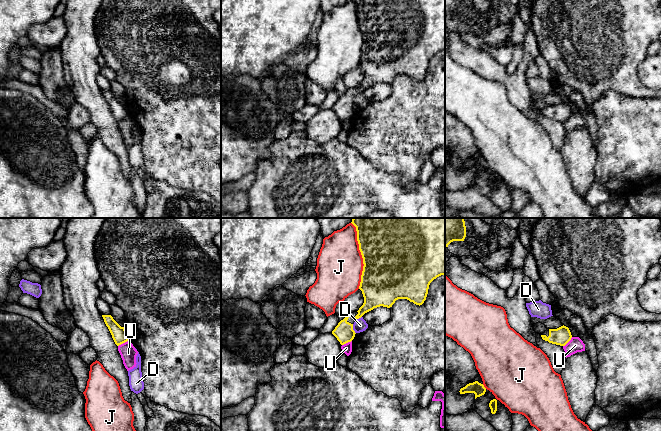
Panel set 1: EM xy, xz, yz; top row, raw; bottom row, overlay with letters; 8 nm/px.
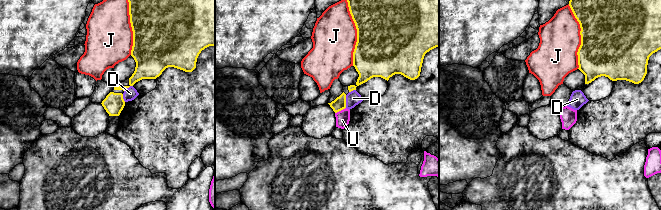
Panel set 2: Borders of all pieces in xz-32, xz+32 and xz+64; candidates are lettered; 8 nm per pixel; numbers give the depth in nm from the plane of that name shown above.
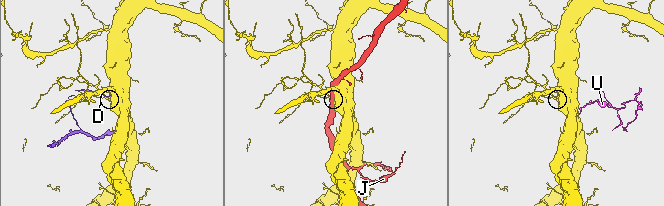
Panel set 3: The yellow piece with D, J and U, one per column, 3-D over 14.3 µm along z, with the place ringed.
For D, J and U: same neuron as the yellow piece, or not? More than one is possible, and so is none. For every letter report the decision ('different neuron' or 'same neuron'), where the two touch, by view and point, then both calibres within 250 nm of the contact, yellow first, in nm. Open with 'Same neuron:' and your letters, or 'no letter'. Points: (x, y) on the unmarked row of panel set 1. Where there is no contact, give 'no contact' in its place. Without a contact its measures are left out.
Same neuron: no letter
D: different neuron; contact xz (352, 105); calibres 150 and 110 nm
J: different neuron; contact xz (362, 32); calibres 500 and 360 nm
U: different neuron; contact xy (123, 118); calibres 120 and 130 nm

